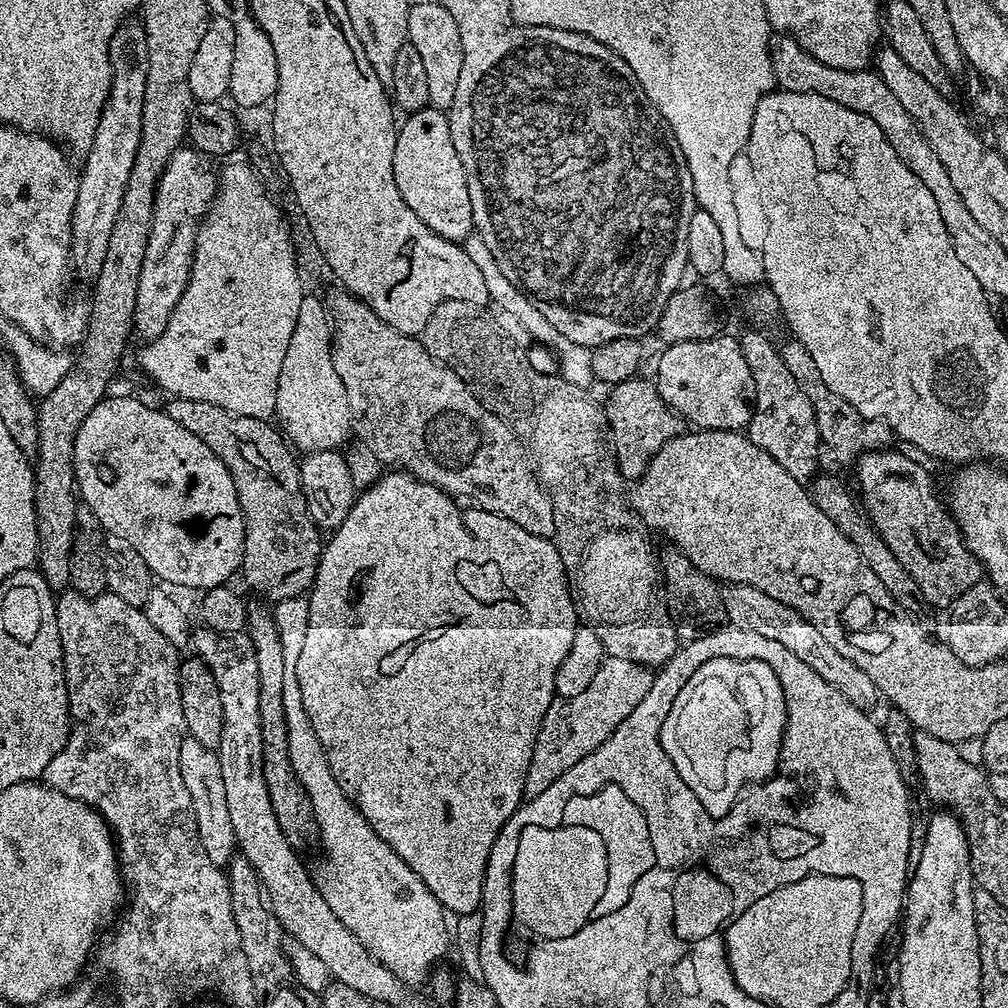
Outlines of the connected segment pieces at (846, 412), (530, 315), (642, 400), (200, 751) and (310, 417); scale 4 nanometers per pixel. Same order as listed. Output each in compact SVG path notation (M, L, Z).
M795 338L789 339L789 341L788 345L780 348L780 357L786 362L786 370L790 370L790 374L794 374L798 386L802 386L806 398L810 398L818 422L821 441L827 447L829 444L830 447L837 448L840 452L852 451L860 454L865 450L875 449L879 445L876 443L880 440L879 430L881 431L881 429L865 420L860 411L854 406L850 406L850 402L846 402L846 398L834 394L834 390L830 390L830 386L826 386L826 382L822 382L822 374L818 374L818 366L814 366L814 358L810 358L810 350L806 350L806 346L802 346Z
M479 234L469 236L467 240L463 241L462 247L466 250L466 254L470 254L474 266L478 266L478 271L480 271L482 279L486 282L489 301L496 308L513 313L529 331L537 345L544 345L554 351L559 361L558 374L562 379L566 382L574 382L574 386L579 388L591 389L595 381L593 363L591 362L593 349L582 346L578 342L570 342L570 338L566 338L562 334L558 334L558 330L554 330L554 326L546 318L546 314L542 314L542 310L538 310L536 301L527 296L521 288L514 286L514 282L510 282L510 278L506 278L506 274L502 274L502 266L498 266L494 254L490 254L490 246L486 246L486 242L482 242Z
M633 378L611 385L608 404L603 405L604 417L608 420L610 447L616 464L625 481L635 482L648 468L648 463L674 437L681 435L681 417L660 397L655 383L648 378Z
M185 738L182 750L178 750L178 766L182 766L182 782L186 782L186 790L190 790L194 822L198 822L198 838L206 850L206 858L210 858L216 868L223 869L237 855L238 849L234 825L230 822L230 810L226 806L226 782L222 782L222 762L217 749Z
M305 298L298 310L298 322L282 362L282 374L278 374L276 416L289 445L304 454L339 449L340 443L352 432L344 387L338 374L334 374L332 322L321 301L319 304L312 298Z

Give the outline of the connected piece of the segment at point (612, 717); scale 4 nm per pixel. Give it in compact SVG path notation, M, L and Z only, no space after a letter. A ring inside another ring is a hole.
M608 656L602 666L598 666L598 674L594 674L590 686L586 686L582 694L553 700L534 742L534 754L526 774L525 797L542 794L542 790L554 786L556 779L566 774L570 766L578 766L586 754L596 752L598 746L605 744L616 727L632 713L634 706L646 698L653 679L653 673L644 665Z

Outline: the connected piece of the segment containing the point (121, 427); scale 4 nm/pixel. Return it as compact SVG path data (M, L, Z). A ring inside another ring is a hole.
M112 394L100 400L77 432L73 470L83 507L96 515L96 524L104 527L107 535L130 542L157 581L207 590L227 585L228 579L241 571L246 530L234 478L222 458L202 438L194 438L186 426L178 426L167 411L150 409L132 394Z

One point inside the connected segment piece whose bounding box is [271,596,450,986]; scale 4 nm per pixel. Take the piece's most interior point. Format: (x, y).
(373, 893)

